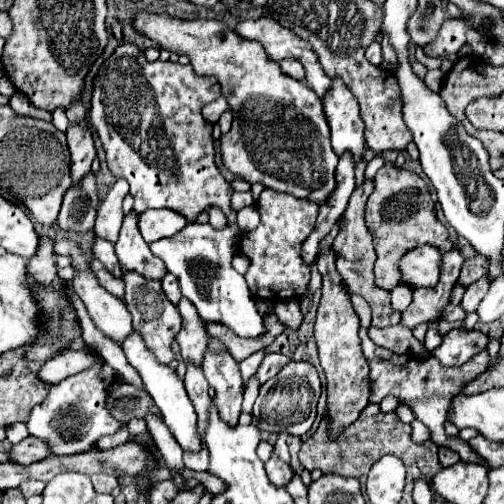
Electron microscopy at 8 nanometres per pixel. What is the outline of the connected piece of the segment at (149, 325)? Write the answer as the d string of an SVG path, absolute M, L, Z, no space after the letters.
M127 271L123 275L123 281L125 281L123 301L125 301L125 305L133 317L133 329L139 331L145 347L157 357L157 361L161 361L163 365L171 363L171 359L175 357L171 351L171 343L175 341L175 337L183 325L179 309L171 301L167 301L159 279L147 279L147 277L141 277L141 273L137 273L137 271Z

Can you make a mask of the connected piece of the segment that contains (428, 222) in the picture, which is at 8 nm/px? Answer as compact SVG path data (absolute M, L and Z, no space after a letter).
M385 163L373 177L375 189L367 199L365 223L373 235L373 245L377 253L375 261L375 285L391 291L401 281L399 261L405 253L419 245L437 245L443 253L453 247L447 227L435 215L435 203L429 195L425 181L411 169L399 169Z

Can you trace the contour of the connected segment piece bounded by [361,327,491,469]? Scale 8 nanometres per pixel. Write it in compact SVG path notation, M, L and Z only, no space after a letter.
M361 327L361 341L363 341L363 355L367 357L369 367L371 367L371 373L369 373L369 379L371 379L369 403L381 403L387 395L395 395L397 399L401 399L401 403L409 405L409 409L413 411L415 419L419 419L419 421L423 421L427 425L427 429L431 433L431 441L435 445L449 447L449 449L457 451L463 461L481 463L483 467L491 469L491 465L487 465L479 455L475 455L475 449L469 449L471 445L467 441L463 441L461 437L447 437L445 431L443 431L445 413L447 413L447 407L453 401L453 397L459 393L459 389L467 381L477 377L477 373L487 367L487 363L489 363L489 351L487 349L481 349L481 353L471 357L461 367L445 367L435 357L419 359L415 355L395 355L393 351L375 345L369 339L369 335L367 335L367 331L363 327Z

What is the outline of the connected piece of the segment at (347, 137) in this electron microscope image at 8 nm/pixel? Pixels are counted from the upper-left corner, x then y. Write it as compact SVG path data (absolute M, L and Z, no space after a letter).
M341 77L331 79L331 89L323 97L325 117L331 127L333 151L341 155L343 151L351 151L357 161L361 159L365 137L363 137L363 121L359 117L359 105Z

